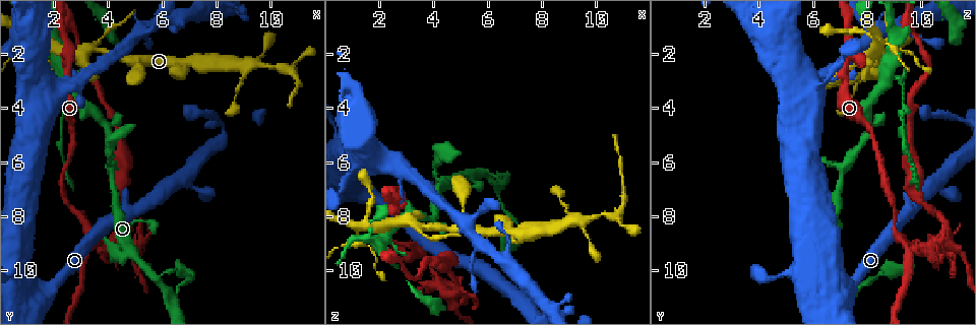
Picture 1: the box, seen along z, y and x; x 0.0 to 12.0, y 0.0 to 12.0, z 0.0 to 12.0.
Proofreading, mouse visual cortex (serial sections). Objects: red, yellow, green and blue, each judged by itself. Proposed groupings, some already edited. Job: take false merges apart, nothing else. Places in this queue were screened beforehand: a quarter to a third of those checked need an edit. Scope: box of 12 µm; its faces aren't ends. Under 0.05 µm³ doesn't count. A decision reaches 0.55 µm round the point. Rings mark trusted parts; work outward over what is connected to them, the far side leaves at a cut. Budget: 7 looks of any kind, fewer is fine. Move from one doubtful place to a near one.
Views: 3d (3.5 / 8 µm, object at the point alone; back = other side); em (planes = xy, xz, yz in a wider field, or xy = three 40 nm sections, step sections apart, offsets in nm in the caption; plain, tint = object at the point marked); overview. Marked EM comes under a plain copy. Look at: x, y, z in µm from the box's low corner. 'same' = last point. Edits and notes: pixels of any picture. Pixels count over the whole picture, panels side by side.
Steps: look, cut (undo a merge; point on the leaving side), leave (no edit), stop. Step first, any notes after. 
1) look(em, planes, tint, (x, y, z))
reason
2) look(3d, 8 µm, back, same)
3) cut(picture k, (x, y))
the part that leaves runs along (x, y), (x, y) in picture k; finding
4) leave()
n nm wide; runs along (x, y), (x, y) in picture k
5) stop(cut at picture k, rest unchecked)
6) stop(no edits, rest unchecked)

look(3d, 8 µm, back, (1.5, 1.4, 8.4))
sudden change in width

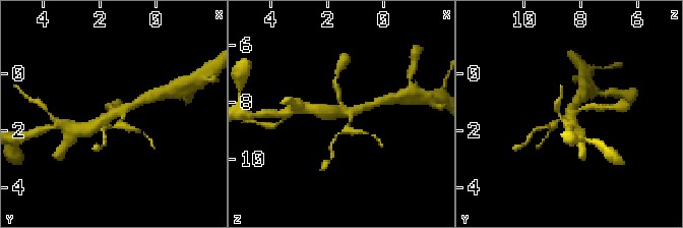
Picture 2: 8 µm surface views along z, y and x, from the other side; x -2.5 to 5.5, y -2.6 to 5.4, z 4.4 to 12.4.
look(3d, 3.5 µm, (1.5, 1.4, 8.3))

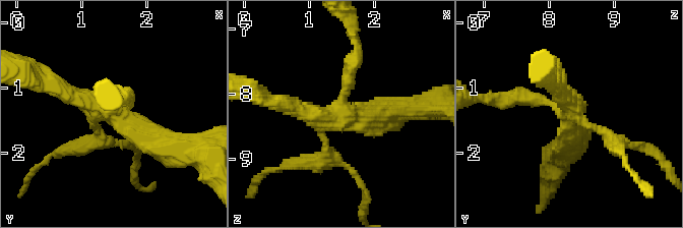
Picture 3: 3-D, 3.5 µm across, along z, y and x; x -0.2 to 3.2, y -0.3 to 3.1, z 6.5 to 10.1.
look(em, xy, step 3, tint, (1.55, 1.45, 8.35))

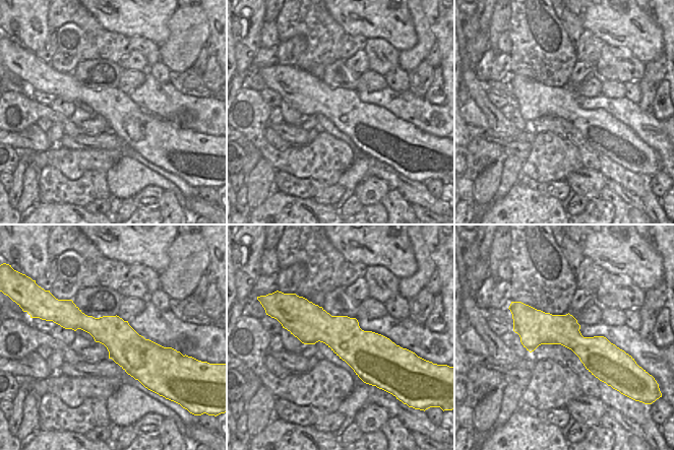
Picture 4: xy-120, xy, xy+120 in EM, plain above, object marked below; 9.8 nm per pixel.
leave()
runs along (171, 149), (58, 87) in picture 3; one cell here

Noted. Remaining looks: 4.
look(3d, 8 µm, (4.2, 6.3, 7.0))
side arm on a straight run

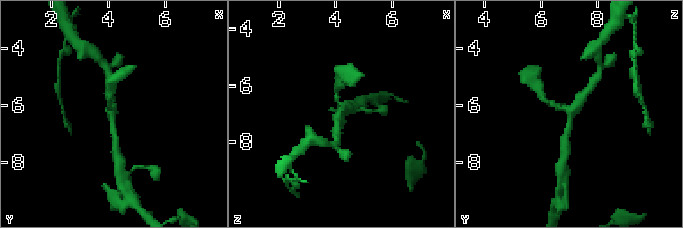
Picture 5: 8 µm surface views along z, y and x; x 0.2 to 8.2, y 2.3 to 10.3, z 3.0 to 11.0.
look(em, planes, tint, (4.2, 6.3, 7.0))
3 arms; arms of 150, 200, 300 nm; shape alone is not enough

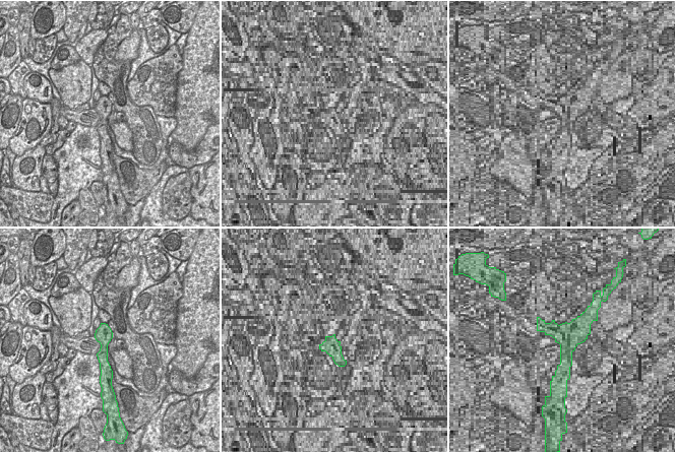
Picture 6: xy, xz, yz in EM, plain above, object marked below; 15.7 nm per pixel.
leave()
runs along (566, 143), (570, 111), (588, 90) in picture 5; one cell here

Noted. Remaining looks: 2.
look(3d, 8 µm, back, (3.9, 9.1, 9.9))
arms run side by side

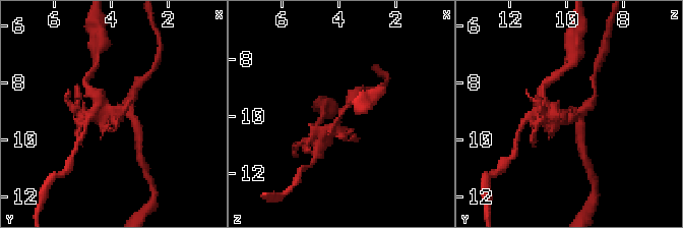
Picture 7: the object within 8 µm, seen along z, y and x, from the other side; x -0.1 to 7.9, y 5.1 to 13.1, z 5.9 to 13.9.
look(em, xy, step 2, tint, (4.0, 9.2, 9.9))

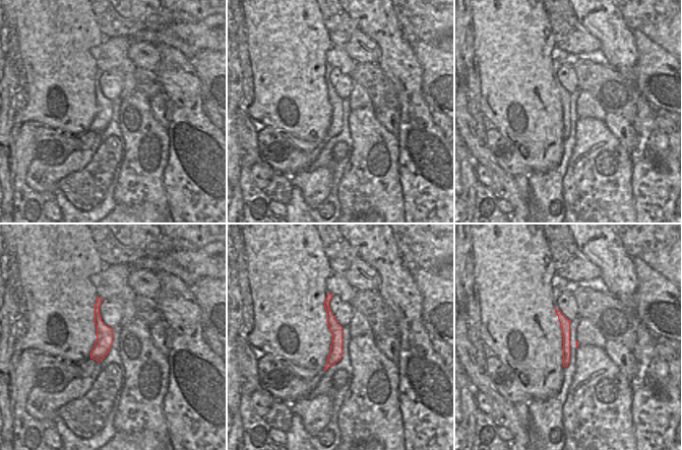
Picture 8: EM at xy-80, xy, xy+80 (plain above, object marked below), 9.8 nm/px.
cut(picture 7, (562, 120))
the part that leaves runs along (575, 113), (557, 111), (544, 101) in picture 7; two cells meet here

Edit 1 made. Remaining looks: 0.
stop(cut at picture 7, rest unchecked)

